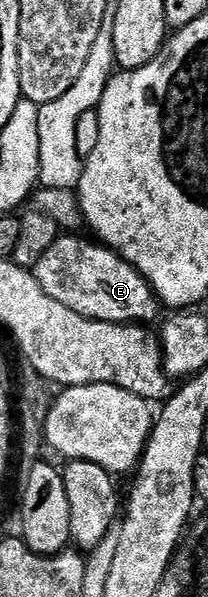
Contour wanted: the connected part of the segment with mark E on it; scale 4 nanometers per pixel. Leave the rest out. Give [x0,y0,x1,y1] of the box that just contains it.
[34,235,162,325]

